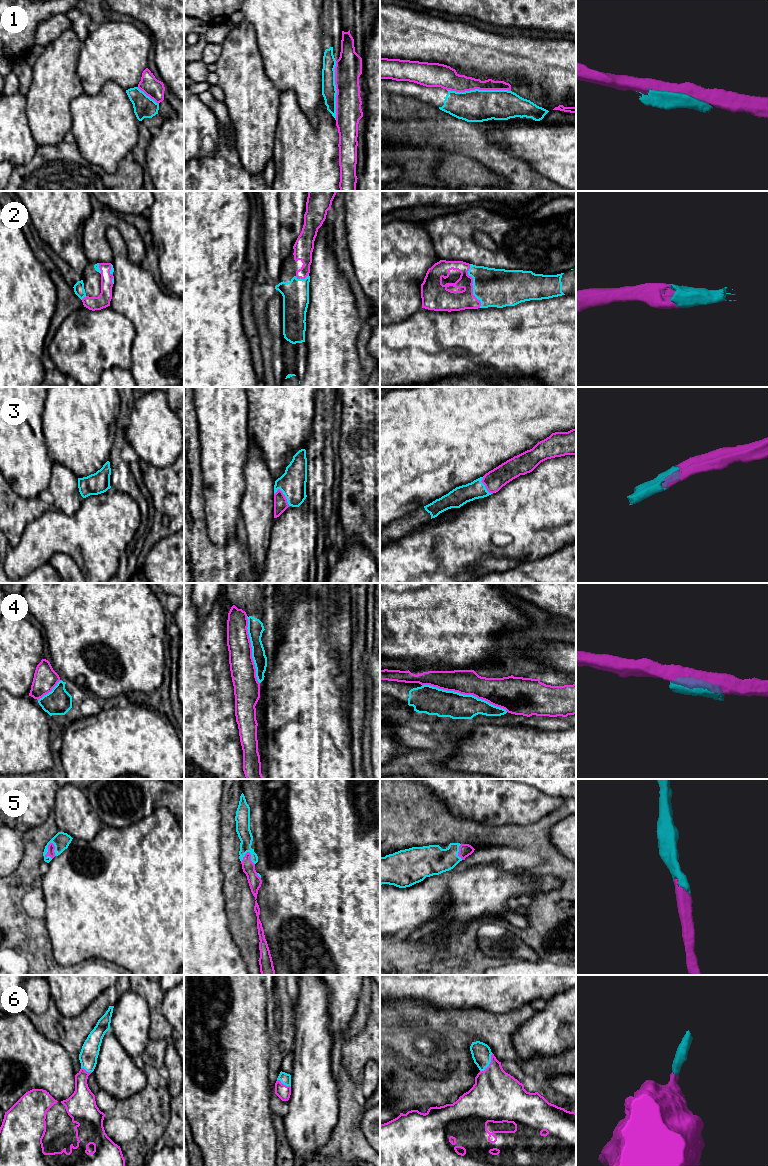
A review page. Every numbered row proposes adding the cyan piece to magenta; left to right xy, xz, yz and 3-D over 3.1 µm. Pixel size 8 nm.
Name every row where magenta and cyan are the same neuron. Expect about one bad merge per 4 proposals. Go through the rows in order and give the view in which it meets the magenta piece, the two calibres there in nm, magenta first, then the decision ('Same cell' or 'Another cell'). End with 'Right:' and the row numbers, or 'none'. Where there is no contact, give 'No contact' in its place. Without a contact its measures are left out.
1: Touches magenta in yz. Thickness 160 nm (magenta) against 260 nm. Another cell
2: Touches magenta in yz. Thickness 180 nm (magenta) against 300 nm. Same cell
3: Touches magenta in xz. Thickness 110 nm (magenta) against 220 nm. Same cell
4: Touches magenta in yz. Thickness 220 nm (magenta) against 220 nm. Another cell
5: Touches magenta in xy. Thickness 60 nm (magenta) against 140 nm. Same cell
6: Touches magenta in yz. Thickness 380 nm (magenta) against 160 nm. Same cell
Right: 2, 3, 5, 6

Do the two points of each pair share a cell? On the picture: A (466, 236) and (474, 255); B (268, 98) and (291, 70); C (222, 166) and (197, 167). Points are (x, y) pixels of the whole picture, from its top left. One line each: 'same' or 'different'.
A: same
B: different
C: same

